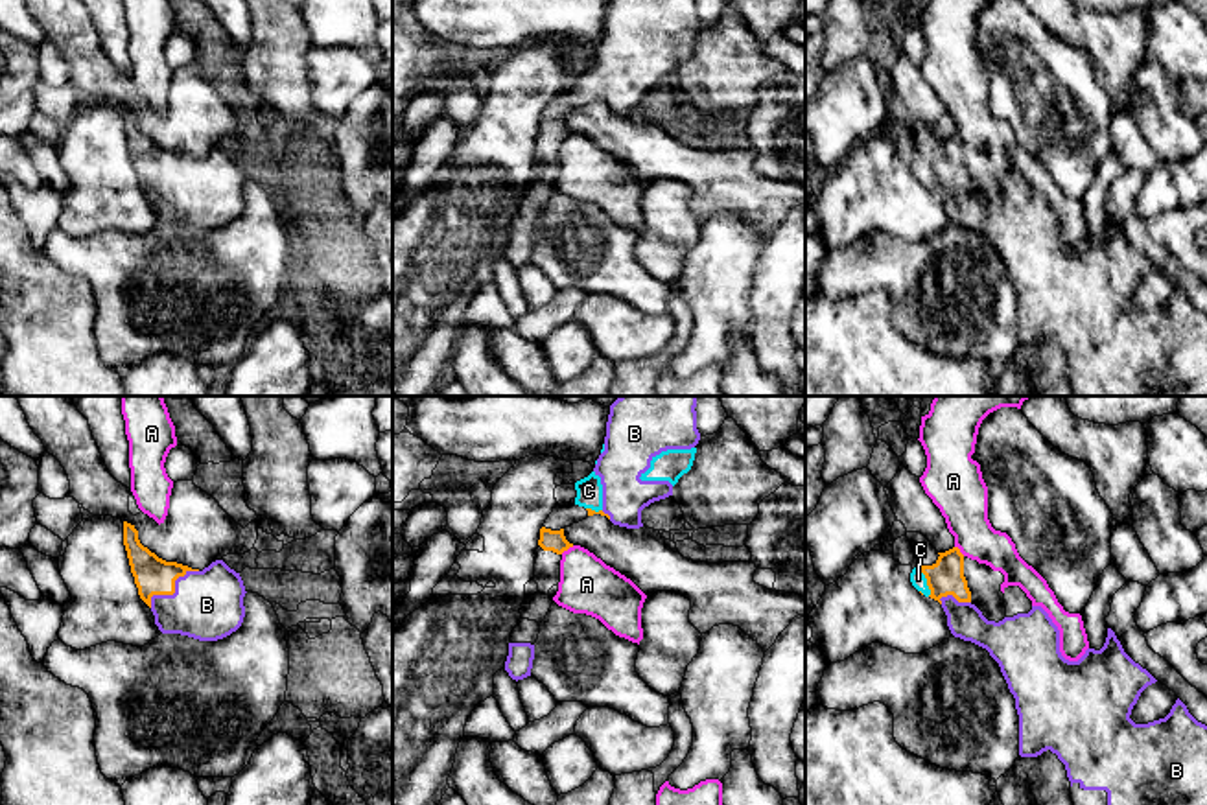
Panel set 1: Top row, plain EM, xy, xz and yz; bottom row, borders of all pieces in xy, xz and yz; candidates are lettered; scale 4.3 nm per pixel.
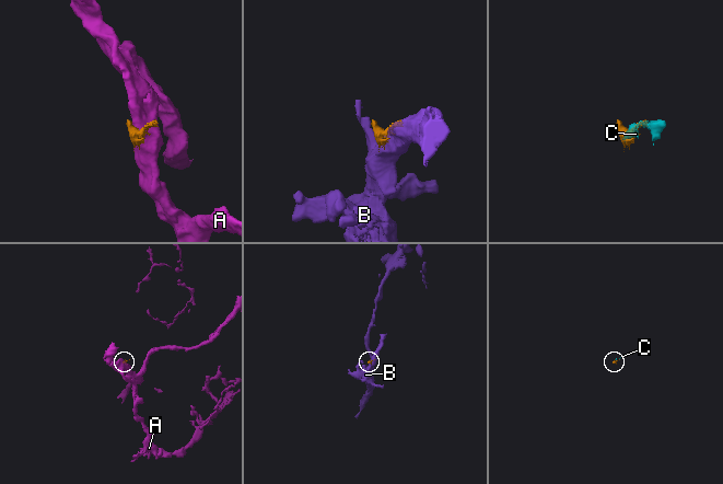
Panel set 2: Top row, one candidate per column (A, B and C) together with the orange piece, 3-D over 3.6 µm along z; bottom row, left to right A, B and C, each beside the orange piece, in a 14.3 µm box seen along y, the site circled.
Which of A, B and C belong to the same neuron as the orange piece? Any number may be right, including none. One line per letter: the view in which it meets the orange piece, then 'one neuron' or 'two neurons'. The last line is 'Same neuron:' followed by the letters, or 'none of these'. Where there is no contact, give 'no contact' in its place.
A: contact in xz; two neurons
B: contact in xy; one neuron
C: contact in yz; one neuron
Same neuron: B, C

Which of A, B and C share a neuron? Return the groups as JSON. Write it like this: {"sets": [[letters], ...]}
{"sets": [["A"], ["B", "C"]]}

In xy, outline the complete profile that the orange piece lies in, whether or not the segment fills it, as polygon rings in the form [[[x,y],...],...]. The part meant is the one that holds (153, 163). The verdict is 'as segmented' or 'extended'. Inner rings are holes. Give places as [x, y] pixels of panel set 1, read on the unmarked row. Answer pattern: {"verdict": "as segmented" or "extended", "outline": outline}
{"verdict": "extended", "outline": [[[123,109],[123,133],[140,186],[151,195],[162,221],[181,221],[199,228],[217,228],[236,219],[245,204],[245,173],[223,147],[203,158],[177,149],[166,149],[144,134],[135,112]]]}

